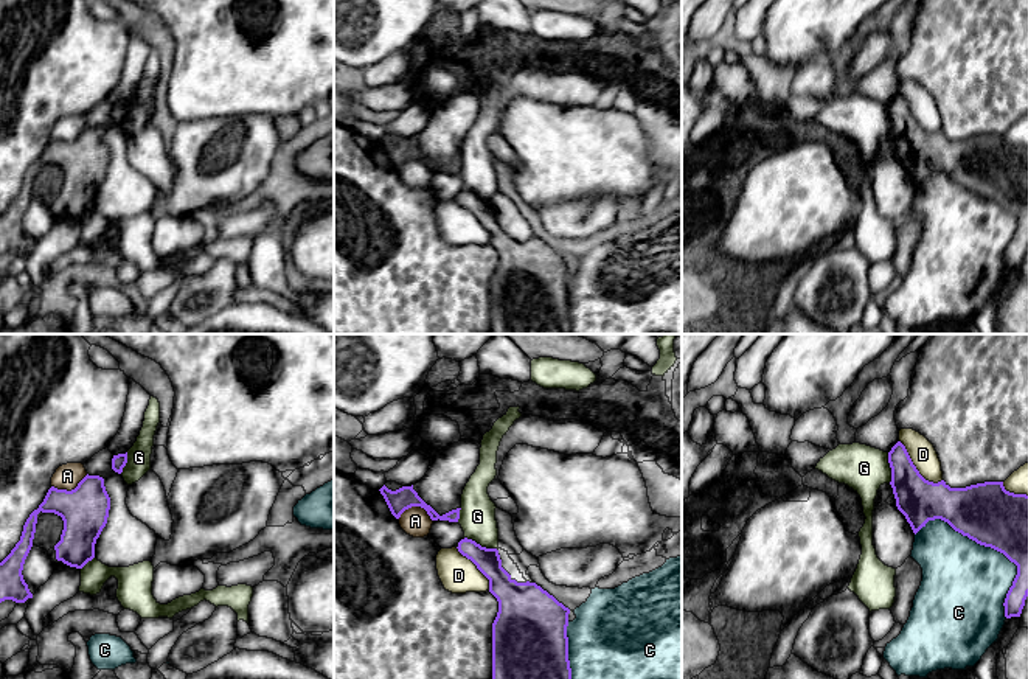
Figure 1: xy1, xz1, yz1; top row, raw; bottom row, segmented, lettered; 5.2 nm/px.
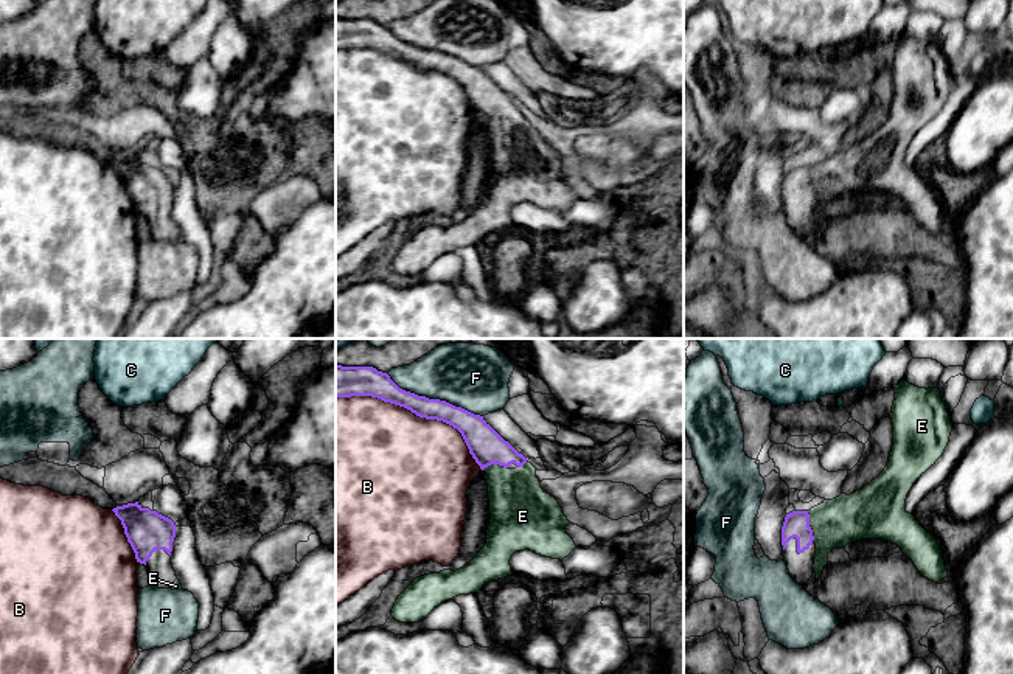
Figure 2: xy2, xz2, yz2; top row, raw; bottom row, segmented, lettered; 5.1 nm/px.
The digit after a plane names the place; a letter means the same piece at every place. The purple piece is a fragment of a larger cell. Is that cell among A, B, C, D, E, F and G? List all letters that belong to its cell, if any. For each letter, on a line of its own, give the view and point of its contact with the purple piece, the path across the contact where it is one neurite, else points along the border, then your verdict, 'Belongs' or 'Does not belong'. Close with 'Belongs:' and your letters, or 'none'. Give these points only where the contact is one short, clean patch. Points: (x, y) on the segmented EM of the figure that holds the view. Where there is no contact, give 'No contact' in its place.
A: Touches purple at xz1 (416, 505). Does not belong
B: Touches purple at xz2 (417, 415). Does not belong
C: Touches purple at yz1 (991, 547). Does not belong
D: Touches purple at yz1 (915, 468). Does not belong
E: Touches purple at xz2 (494, 463). Path across: xz2 (485, 444), (494, 455), (494, 463), (499, 479), (518, 505). Belongs
F: Touches purple at xz2 (434, 399). Does not belong
G: Touches purple at xz1 (479, 544). Does not belong
Belongs: E

